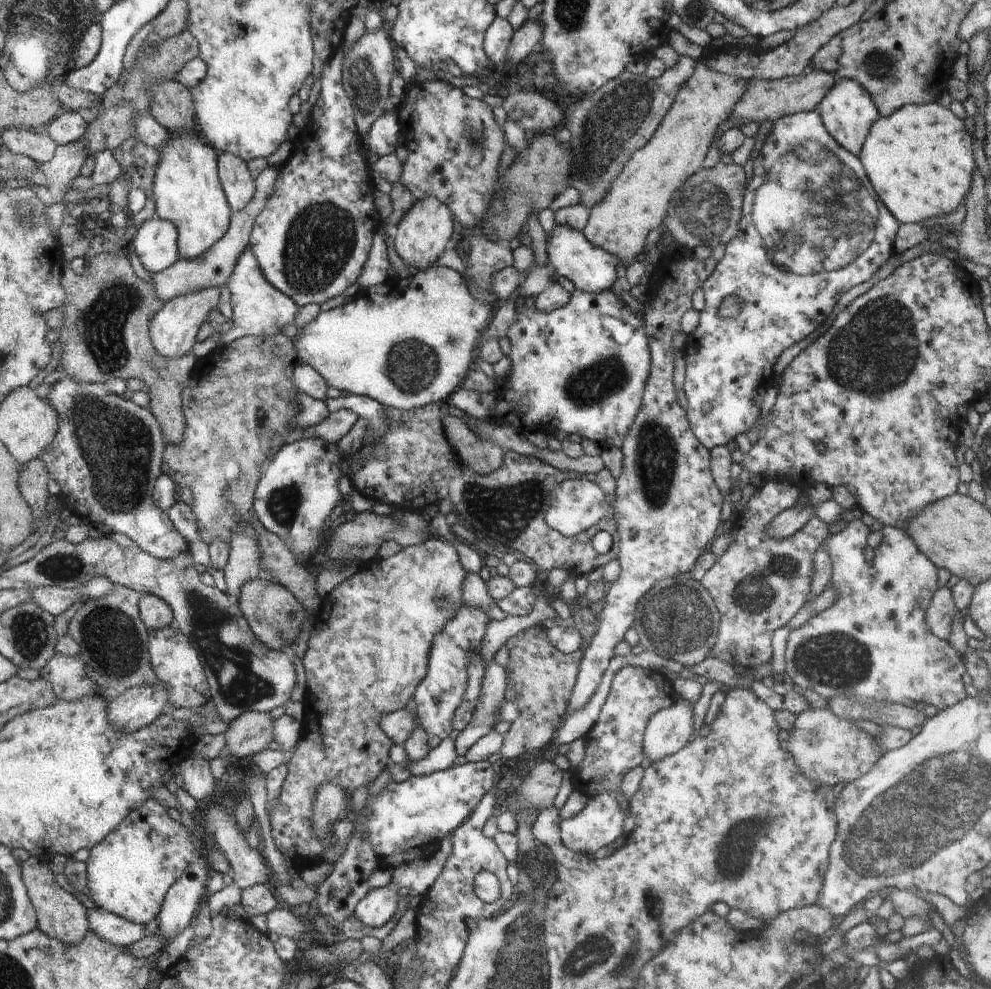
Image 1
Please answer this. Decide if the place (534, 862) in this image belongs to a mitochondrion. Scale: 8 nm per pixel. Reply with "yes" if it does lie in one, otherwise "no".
yes

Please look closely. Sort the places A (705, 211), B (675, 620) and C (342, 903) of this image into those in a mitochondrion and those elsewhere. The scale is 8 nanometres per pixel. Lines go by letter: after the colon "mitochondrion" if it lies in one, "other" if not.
A: mitochondrion
B: mitochondrion
C: other

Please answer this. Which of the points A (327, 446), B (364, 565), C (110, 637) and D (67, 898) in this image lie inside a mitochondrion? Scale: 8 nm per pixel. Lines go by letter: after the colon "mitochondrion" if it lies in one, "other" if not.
A: other
B: other
C: mitochondrion
D: other

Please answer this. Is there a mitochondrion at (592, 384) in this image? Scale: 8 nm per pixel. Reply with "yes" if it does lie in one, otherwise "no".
yes

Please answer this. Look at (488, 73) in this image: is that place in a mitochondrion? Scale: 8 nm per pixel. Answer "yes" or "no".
no

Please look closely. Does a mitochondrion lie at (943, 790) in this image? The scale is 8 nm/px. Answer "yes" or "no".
yes

